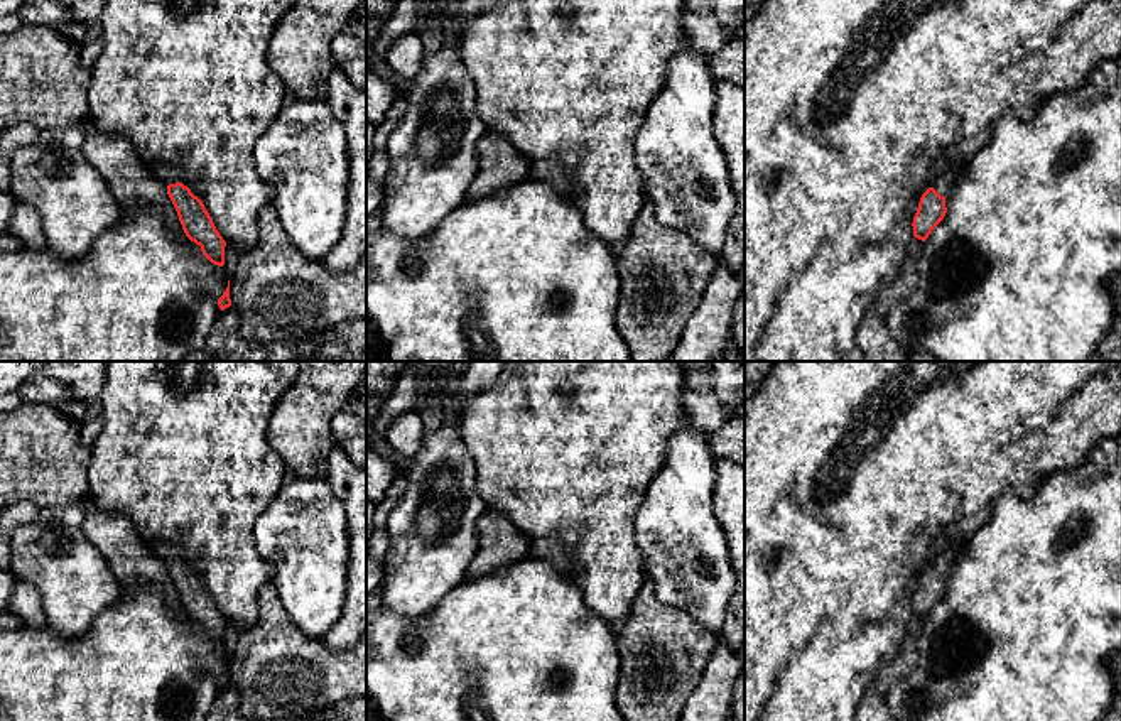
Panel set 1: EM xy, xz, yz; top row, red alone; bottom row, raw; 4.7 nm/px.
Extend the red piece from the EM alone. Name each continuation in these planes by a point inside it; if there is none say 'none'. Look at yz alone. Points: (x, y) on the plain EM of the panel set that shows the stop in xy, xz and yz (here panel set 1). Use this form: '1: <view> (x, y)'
1: yz (944, 558)

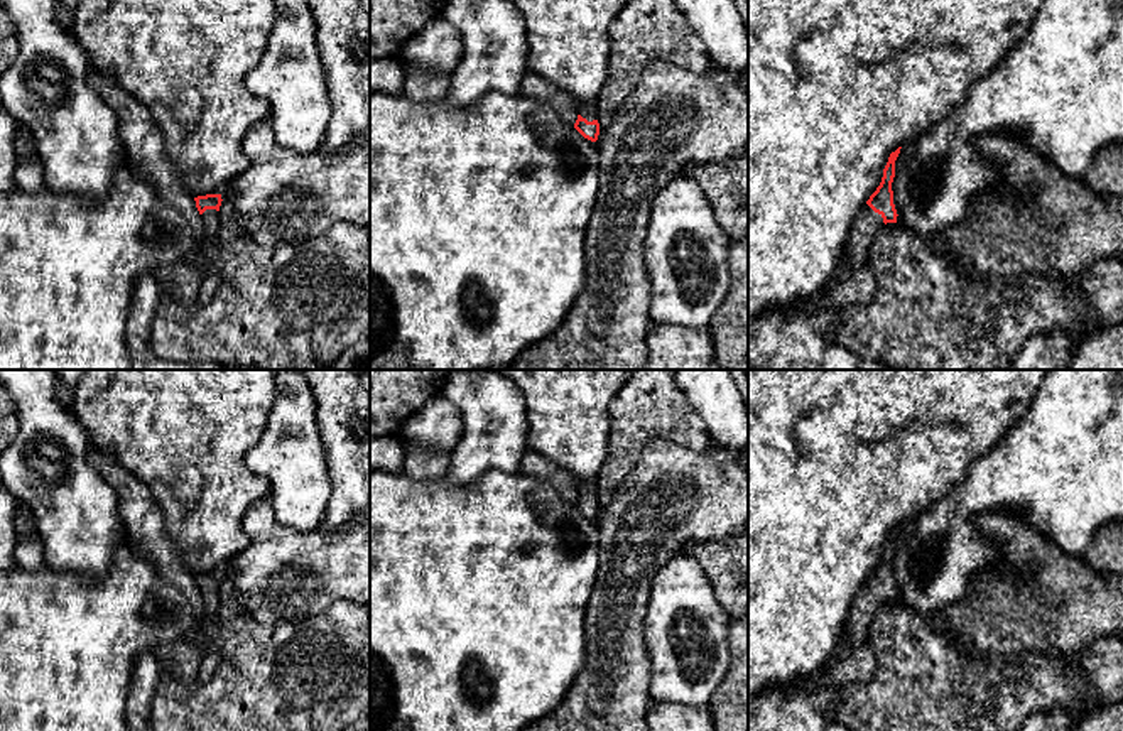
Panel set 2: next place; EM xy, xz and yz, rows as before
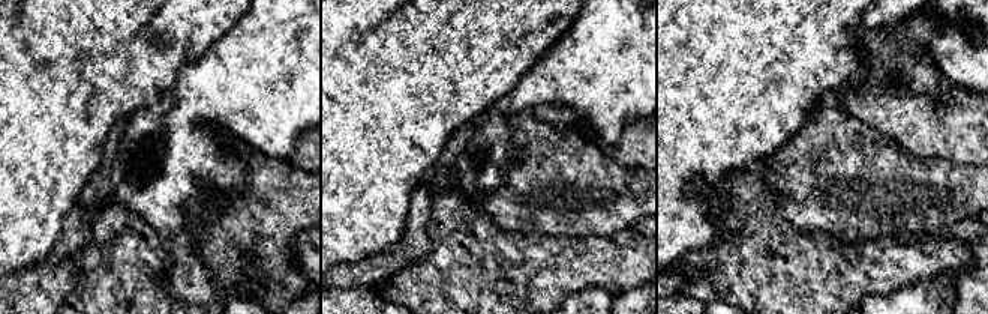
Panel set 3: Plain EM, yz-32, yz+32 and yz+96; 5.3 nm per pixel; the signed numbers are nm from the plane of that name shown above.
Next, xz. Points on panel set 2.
1: xz (588, 488)

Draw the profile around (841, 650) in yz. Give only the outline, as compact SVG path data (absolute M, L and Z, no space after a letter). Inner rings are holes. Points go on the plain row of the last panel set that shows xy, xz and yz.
M848 623L841 628L838 645L829 655L827 663L834 663L849 655L849 628Z

